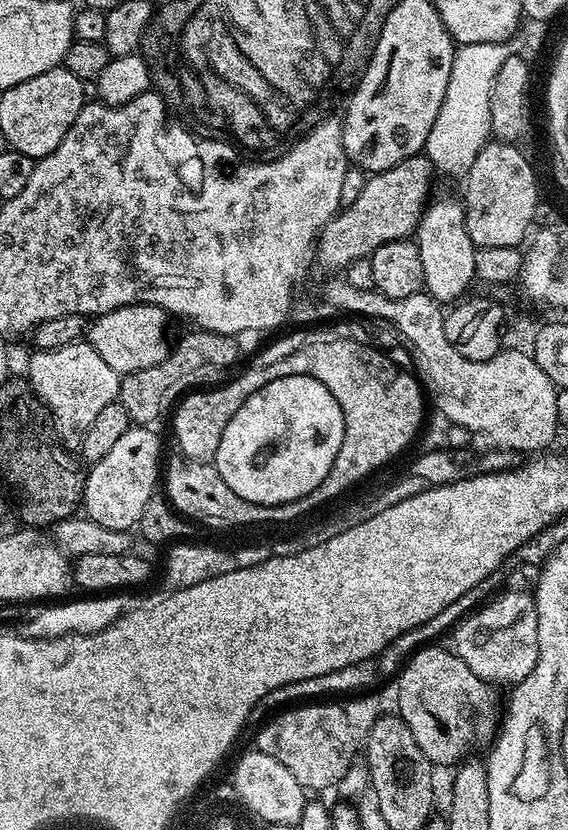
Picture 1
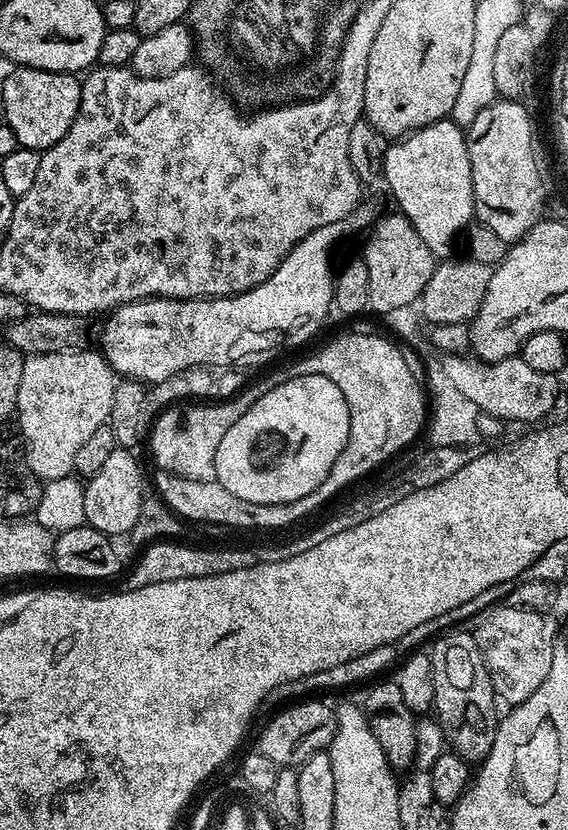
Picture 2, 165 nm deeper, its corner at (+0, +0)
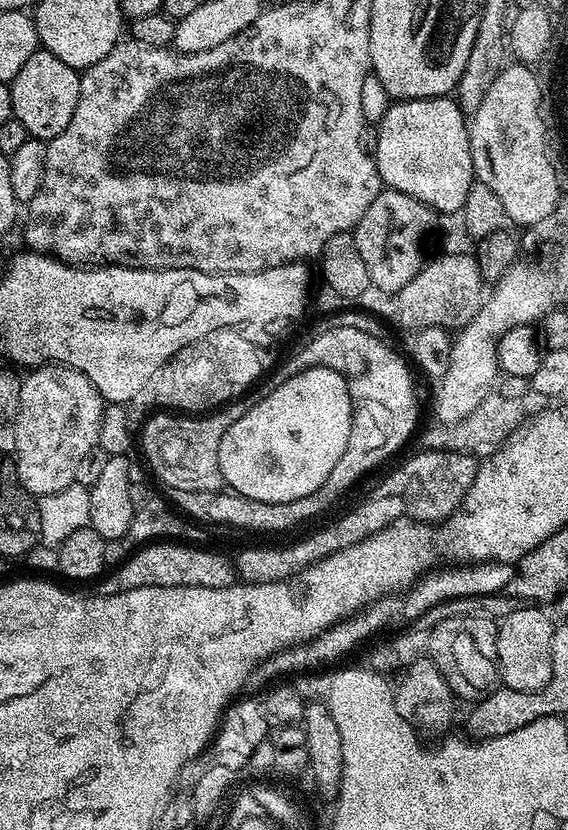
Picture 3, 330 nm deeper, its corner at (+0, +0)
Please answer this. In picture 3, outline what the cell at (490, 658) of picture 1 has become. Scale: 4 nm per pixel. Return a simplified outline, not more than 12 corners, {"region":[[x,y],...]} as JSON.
{"region":[[521,606],[496,625],[503,687],[541,692],[552,677],[551,620]]}

